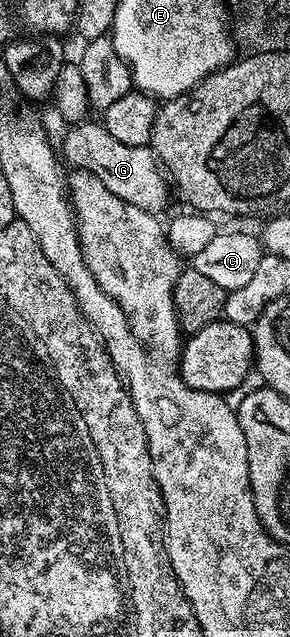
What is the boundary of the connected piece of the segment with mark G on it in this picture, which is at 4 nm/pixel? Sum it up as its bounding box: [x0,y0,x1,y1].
[60,120,167,211]

